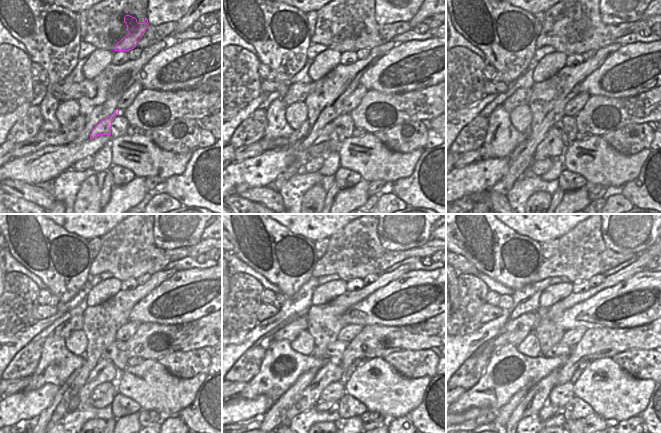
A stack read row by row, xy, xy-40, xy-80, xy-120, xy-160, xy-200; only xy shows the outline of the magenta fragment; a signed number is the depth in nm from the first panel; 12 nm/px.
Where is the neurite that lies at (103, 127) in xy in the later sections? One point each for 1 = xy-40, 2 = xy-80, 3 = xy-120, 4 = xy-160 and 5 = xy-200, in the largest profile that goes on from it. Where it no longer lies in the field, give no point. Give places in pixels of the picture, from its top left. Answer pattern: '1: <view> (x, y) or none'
1: xy-40 (328, 138)
2: xy-80 (553, 142)
3: xy-120 (105, 367)
4: xy-160 (331, 370)
5: xy-200 (553, 376)

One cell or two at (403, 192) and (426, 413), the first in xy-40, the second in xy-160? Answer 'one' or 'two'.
one

